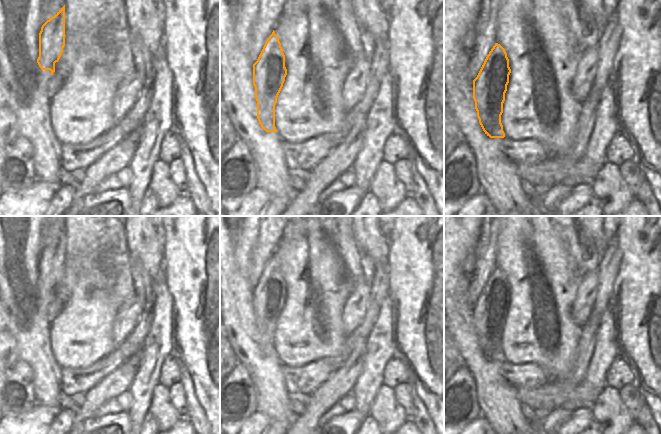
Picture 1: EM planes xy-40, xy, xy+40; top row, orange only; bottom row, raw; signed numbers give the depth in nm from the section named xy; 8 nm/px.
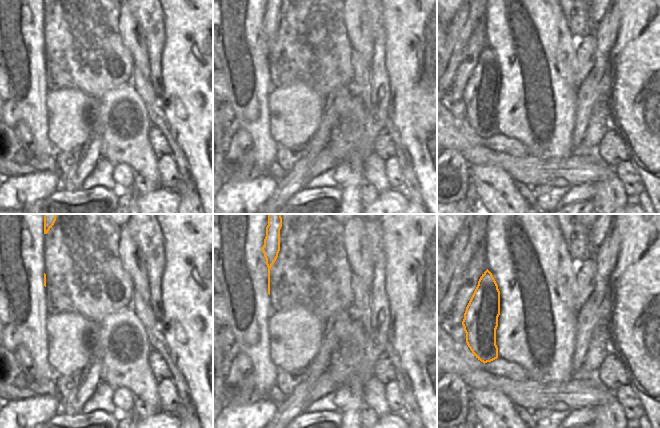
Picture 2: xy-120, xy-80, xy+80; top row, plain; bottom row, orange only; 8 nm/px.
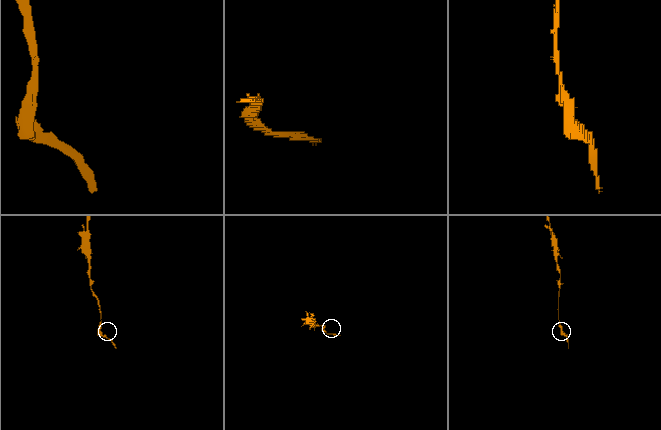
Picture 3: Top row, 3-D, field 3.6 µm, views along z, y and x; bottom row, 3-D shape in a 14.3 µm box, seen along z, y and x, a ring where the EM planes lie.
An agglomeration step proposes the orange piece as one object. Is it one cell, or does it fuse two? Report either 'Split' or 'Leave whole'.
Leave whole.

